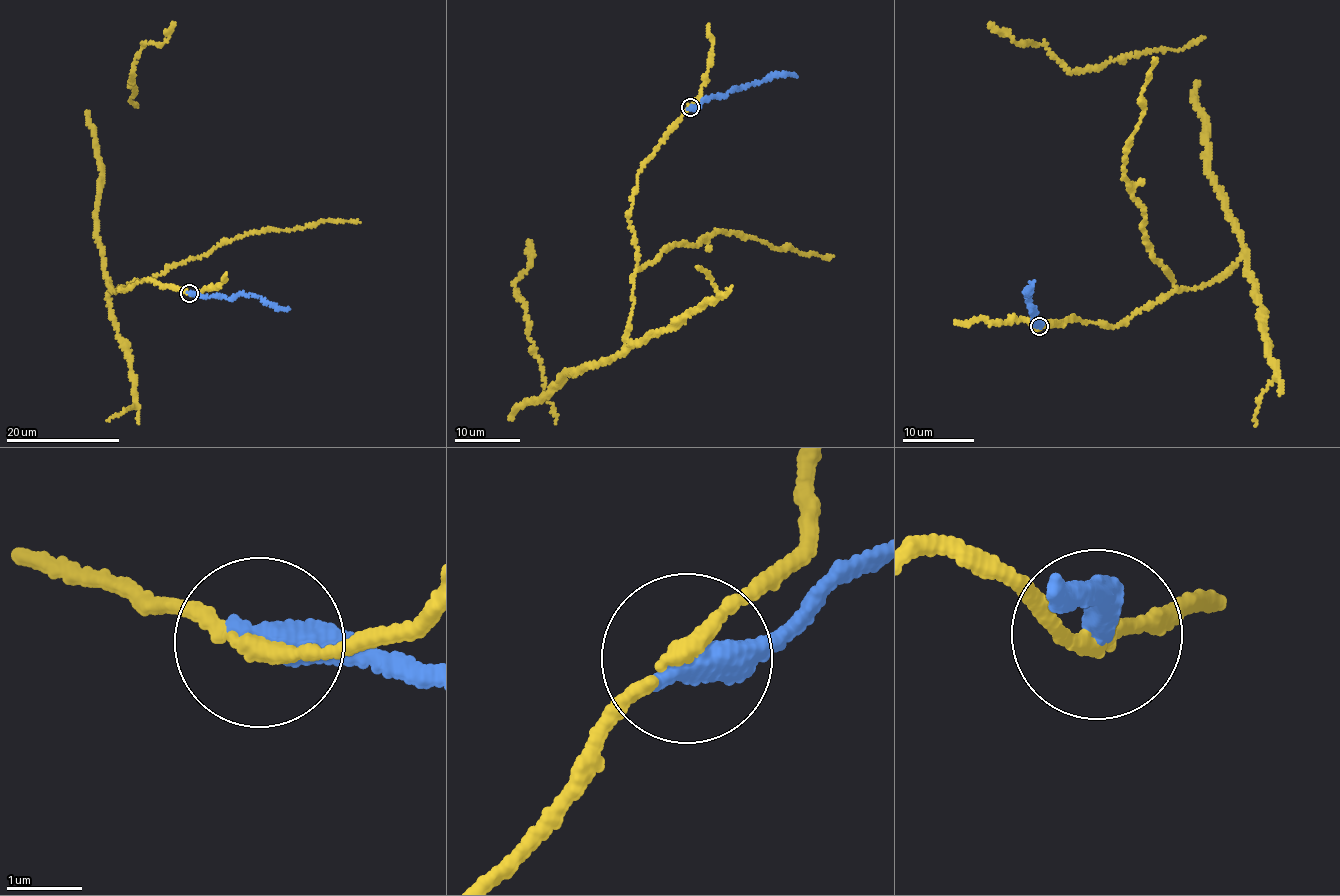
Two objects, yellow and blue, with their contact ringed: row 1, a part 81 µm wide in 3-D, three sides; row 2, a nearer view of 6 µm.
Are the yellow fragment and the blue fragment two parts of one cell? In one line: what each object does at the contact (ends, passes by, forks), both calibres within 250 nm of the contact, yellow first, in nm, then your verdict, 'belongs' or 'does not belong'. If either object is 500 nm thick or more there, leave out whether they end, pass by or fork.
yellow passes by; blue ends; calibres 180 and 480 nm; does not belong

